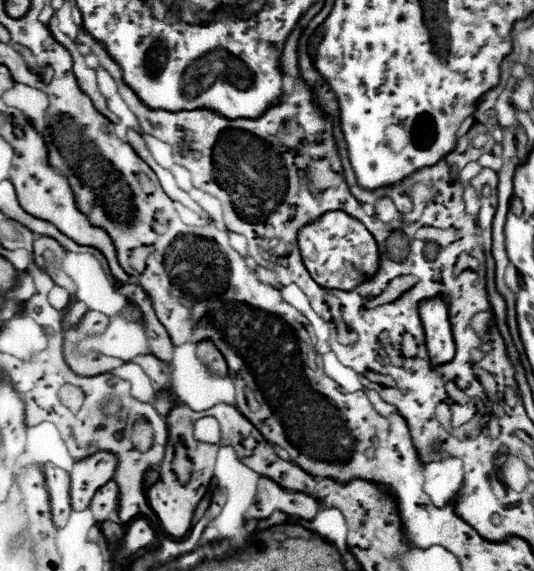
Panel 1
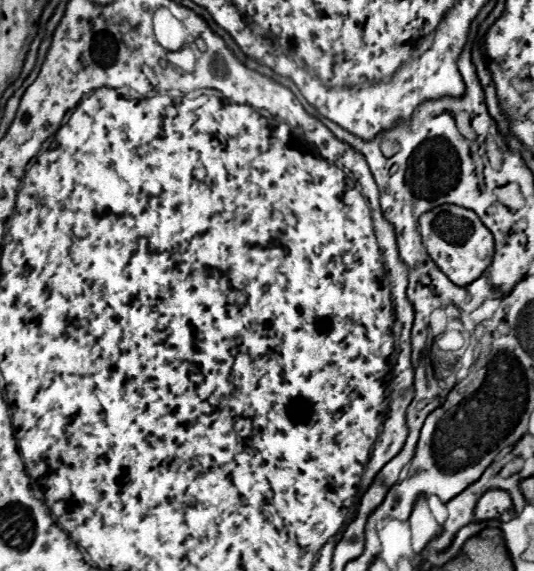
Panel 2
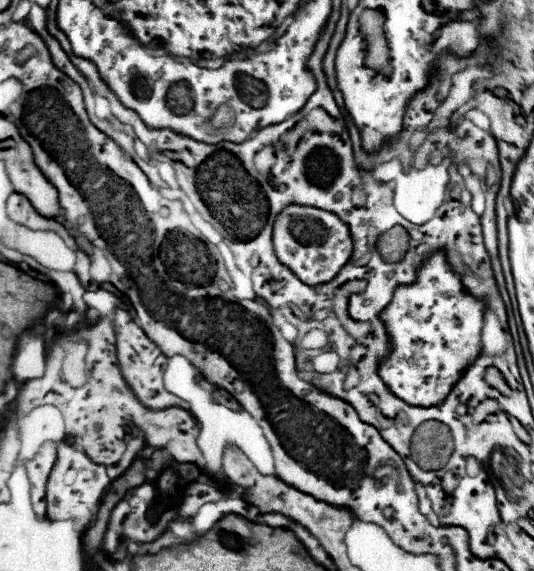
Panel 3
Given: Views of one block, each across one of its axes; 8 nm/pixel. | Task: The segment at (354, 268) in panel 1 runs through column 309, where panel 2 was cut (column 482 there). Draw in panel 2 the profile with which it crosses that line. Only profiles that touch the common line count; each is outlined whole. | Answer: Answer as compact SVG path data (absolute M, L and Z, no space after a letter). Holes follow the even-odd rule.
M442 204L434 210L428 210L418 218L418 232L422 236L422 244L432 258L432 262L454 282L454 284L470 284L476 280L490 264L494 254L494 238L490 230L480 222L480 218L468 210L454 204Z

